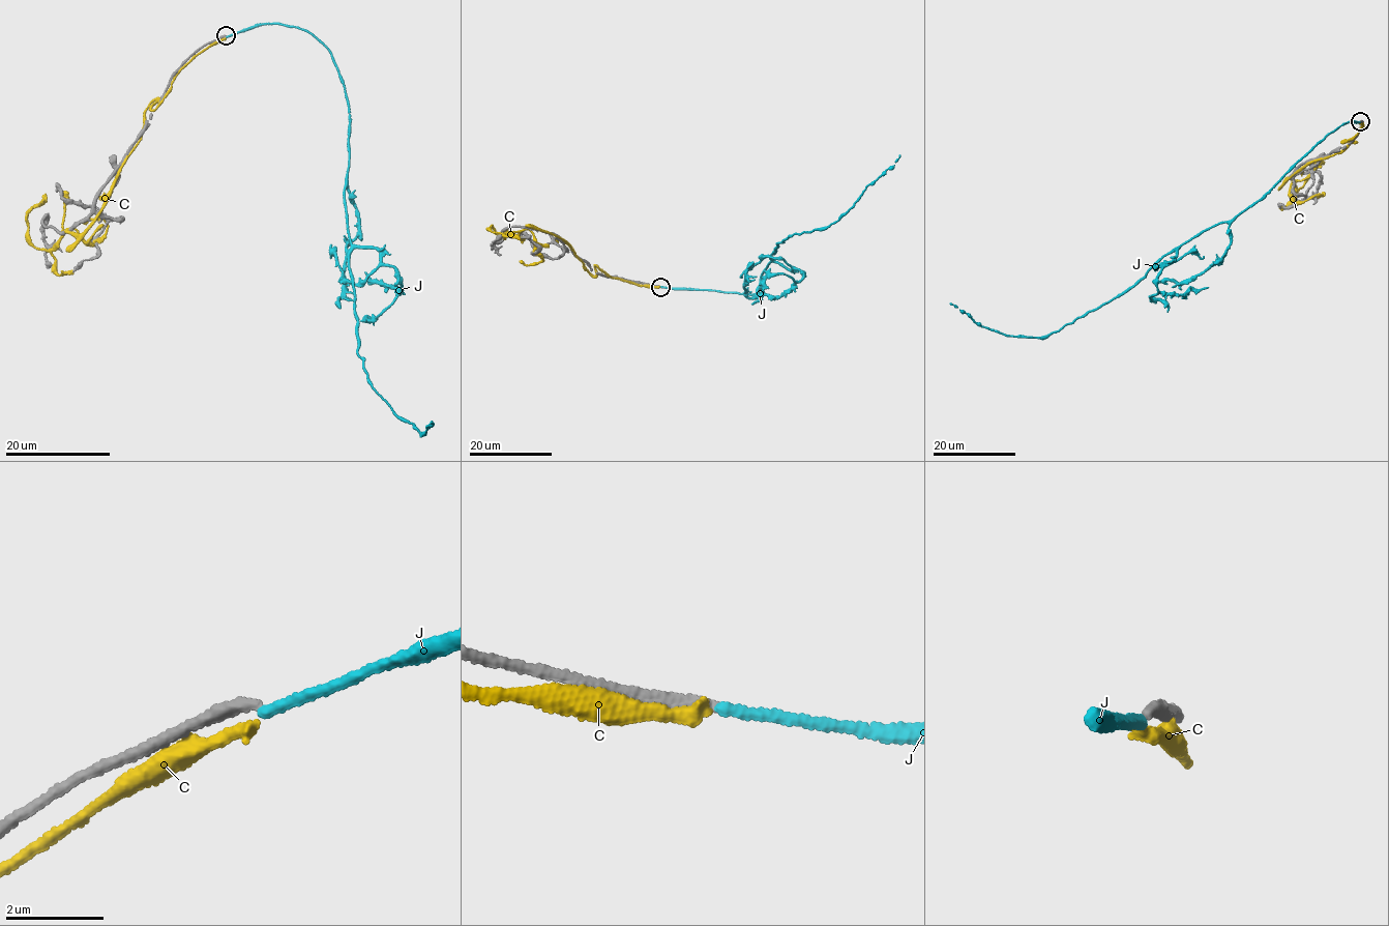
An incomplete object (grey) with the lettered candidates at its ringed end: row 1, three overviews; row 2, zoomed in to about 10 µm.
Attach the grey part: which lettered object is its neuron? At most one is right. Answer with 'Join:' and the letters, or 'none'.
Join: none

